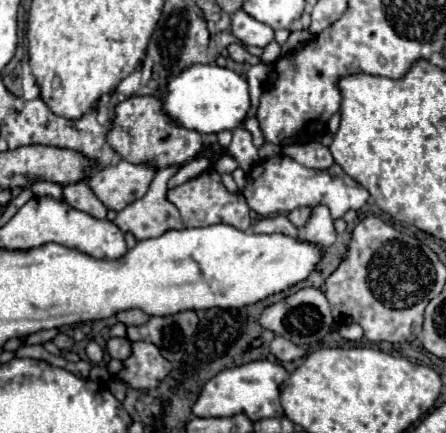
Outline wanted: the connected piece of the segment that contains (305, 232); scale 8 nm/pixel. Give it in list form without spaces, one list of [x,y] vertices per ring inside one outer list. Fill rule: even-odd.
[[[322,204],[312,206],[312,216],[306,222],[306,226],[302,226],[300,230],[300,238],[302,240],[312,240],[314,244],[320,244],[320,248],[328,248],[334,244],[336,240],[336,228],[334,228],[334,218],[330,214],[330,210]]]

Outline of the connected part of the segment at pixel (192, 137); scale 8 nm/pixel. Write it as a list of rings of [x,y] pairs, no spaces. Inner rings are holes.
[[[130,96],[120,102],[114,110],[112,128],[108,130],[108,144],[130,164],[144,164],[156,170],[168,166],[186,166],[200,156],[202,136],[200,132],[188,132],[186,128],[176,128],[170,120],[164,120],[160,112],[158,96]]]

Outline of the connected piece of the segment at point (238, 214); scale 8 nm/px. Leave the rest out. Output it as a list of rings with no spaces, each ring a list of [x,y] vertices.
[[[206,170],[200,176],[188,180],[186,184],[174,190],[168,190],[168,200],[180,210],[186,228],[200,228],[200,226],[210,226],[210,224],[230,224],[238,230],[250,228],[250,208],[244,196],[230,194],[222,184],[220,174],[214,170]]]

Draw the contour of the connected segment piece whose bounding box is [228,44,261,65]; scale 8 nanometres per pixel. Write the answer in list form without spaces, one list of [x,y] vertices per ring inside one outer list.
[[[230,44],[230,50],[228,50],[228,52],[230,52],[230,58],[232,58],[234,62],[238,62],[238,64],[255,65],[261,63],[260,58],[248,54],[248,52],[242,48],[242,44]]]

